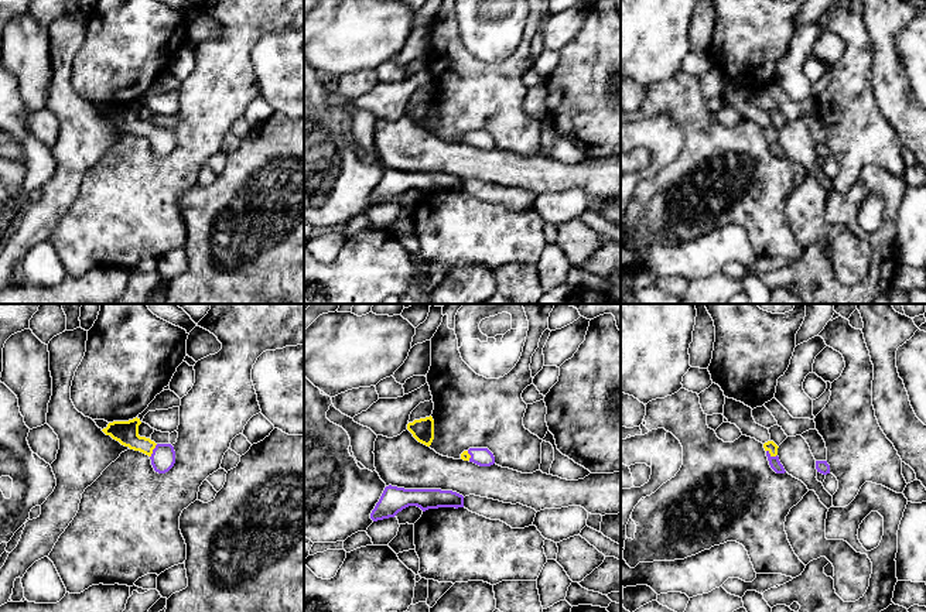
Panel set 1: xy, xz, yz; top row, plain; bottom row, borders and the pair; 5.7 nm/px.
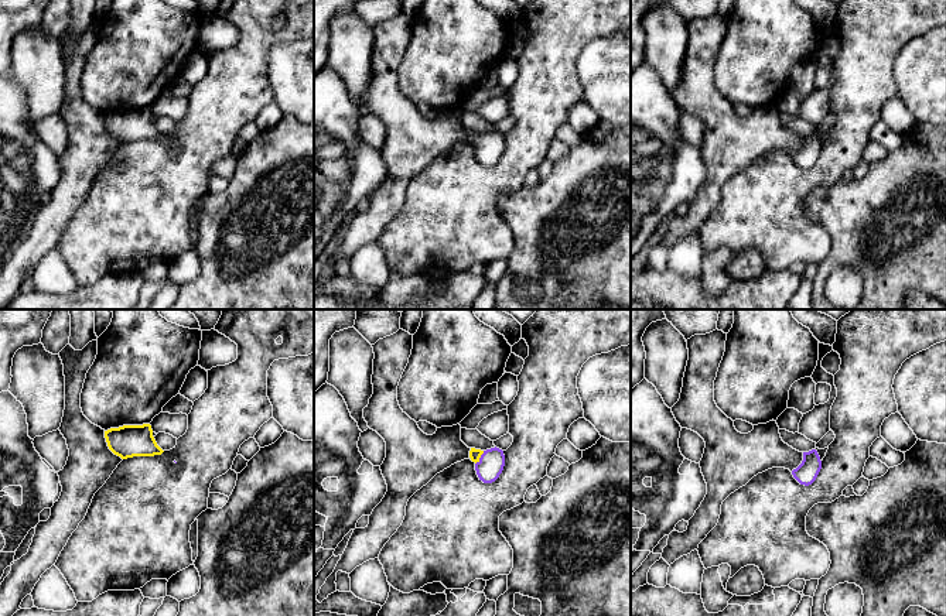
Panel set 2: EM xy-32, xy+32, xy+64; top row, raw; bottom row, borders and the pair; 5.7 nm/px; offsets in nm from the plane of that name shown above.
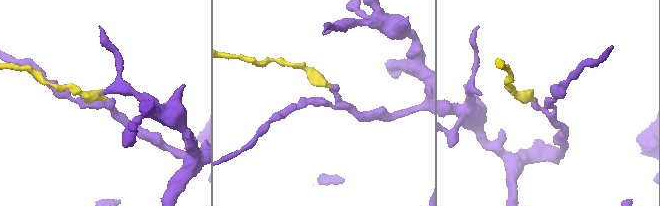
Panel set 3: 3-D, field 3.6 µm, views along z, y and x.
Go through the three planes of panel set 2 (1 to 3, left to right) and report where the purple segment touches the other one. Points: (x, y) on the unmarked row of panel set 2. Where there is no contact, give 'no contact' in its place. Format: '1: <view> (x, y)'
1: no contact
2: xy+32 (480, 140)
3: no contact

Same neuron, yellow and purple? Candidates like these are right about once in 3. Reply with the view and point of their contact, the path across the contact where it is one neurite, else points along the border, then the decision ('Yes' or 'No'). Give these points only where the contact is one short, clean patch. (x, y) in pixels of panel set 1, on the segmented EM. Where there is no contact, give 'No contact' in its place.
Touches yellow at yz (772, 455). Path across: yz (769, 445), (772, 455), (775, 464). Yes

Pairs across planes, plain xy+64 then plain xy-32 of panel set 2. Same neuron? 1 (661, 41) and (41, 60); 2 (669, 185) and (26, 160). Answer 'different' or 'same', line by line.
1: same
2: same

